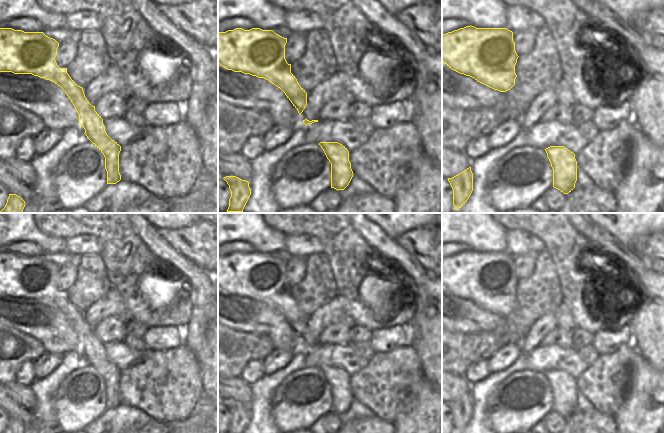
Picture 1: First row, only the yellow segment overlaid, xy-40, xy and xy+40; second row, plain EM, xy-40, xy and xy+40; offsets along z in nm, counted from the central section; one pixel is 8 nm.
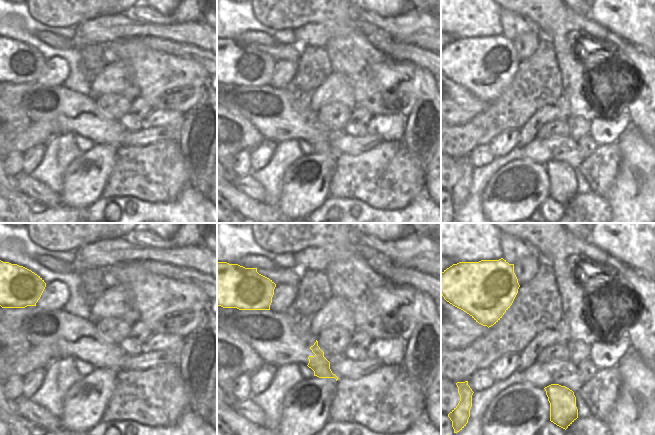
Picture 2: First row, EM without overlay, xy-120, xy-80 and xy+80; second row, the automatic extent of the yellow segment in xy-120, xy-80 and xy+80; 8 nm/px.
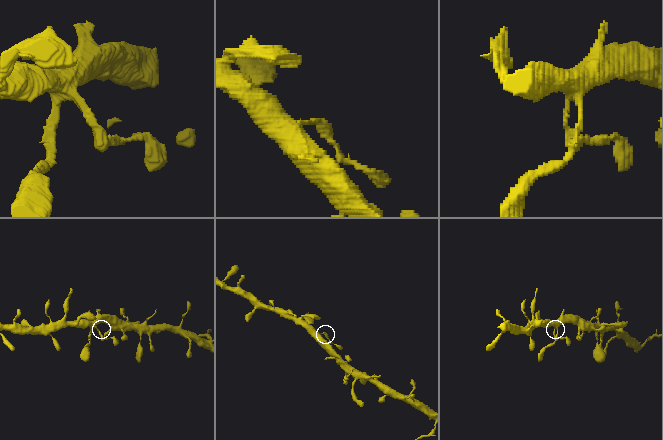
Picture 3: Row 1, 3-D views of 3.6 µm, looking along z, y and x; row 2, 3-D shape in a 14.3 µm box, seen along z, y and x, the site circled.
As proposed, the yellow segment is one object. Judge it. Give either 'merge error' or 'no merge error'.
no merge error

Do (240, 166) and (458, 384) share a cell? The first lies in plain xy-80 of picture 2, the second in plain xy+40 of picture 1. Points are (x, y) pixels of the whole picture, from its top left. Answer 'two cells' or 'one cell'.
two cells

